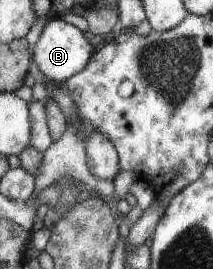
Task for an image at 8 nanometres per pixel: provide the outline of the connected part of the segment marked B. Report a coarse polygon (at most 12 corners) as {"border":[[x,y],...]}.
{"border":[[58,18],[33,49],[57,83],[82,72],[95,53],[87,36]]}

